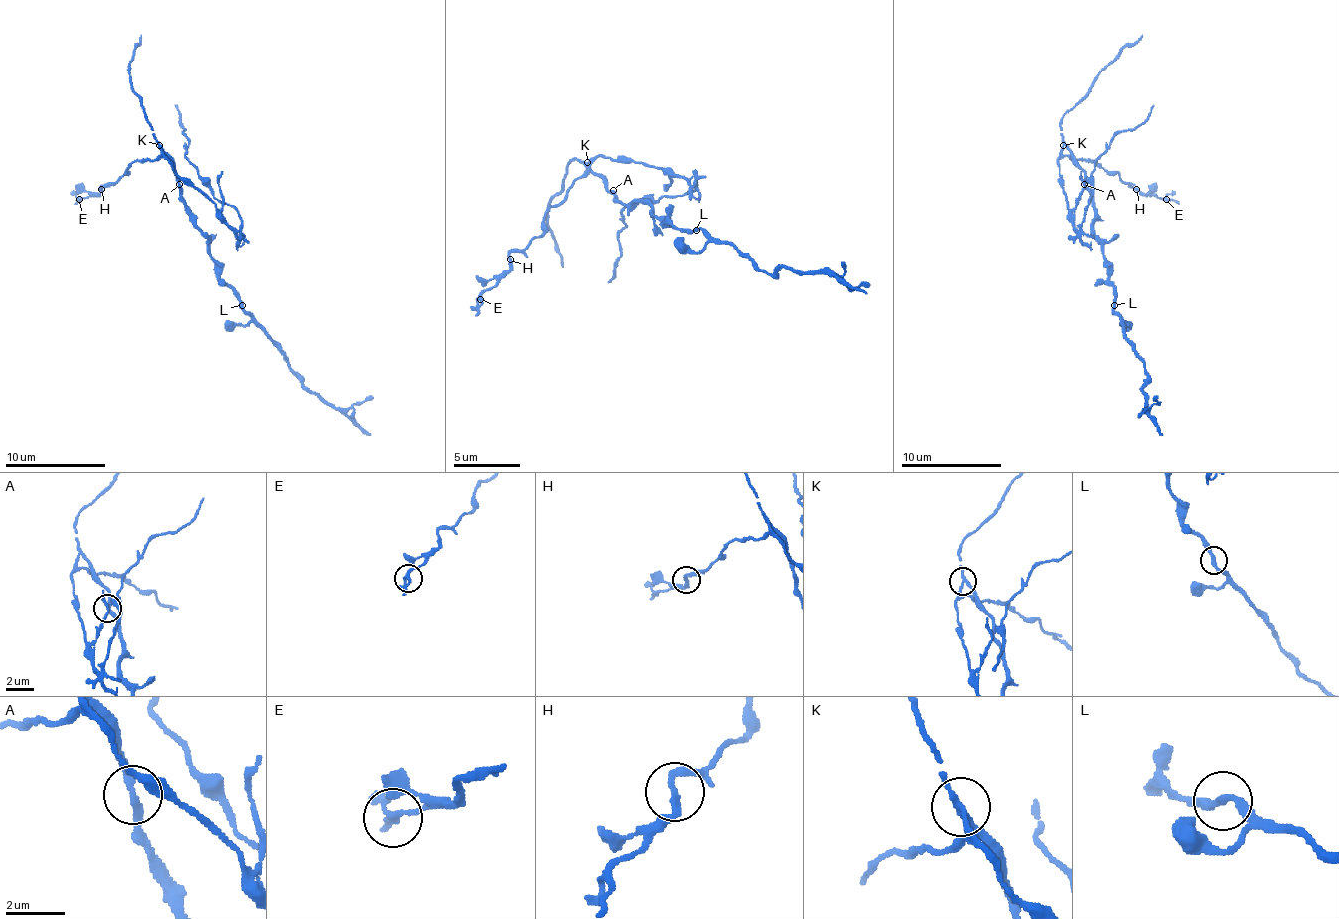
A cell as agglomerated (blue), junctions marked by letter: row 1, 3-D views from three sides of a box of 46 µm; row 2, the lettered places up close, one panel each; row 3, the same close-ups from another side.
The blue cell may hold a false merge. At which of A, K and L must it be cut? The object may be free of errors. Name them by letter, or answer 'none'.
K

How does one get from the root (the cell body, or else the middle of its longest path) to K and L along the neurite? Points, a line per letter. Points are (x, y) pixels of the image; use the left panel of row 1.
K: (179, 184), (174, 162), (159, 144)
L: (179, 184), (179, 199), (206, 240), (211, 260), (219, 267), (219, 277), (242, 305)

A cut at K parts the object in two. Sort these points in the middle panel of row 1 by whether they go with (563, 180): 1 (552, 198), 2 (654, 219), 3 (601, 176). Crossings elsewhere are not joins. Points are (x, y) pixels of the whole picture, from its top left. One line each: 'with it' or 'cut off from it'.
1: with it
2: with it
3: with it

